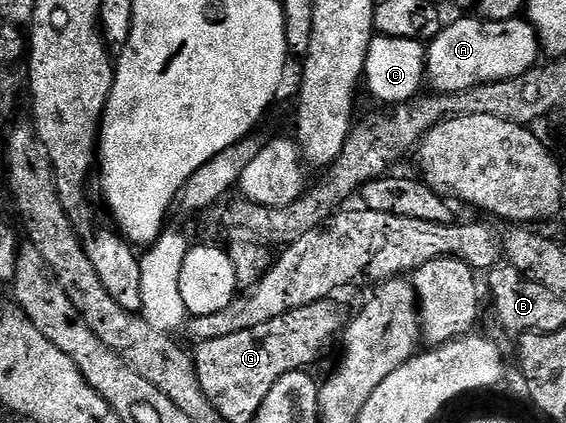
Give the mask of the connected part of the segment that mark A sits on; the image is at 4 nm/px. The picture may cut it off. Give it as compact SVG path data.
M473 17L474 19L458 19L455 23L447 22L436 38L429 40L425 48L426 77L425 82L430 83L435 92L451 95L464 89L472 89L481 83L495 83L512 77L520 77L531 71L539 62L540 44L538 32L525 18L509 19L489 23L487 19Z

